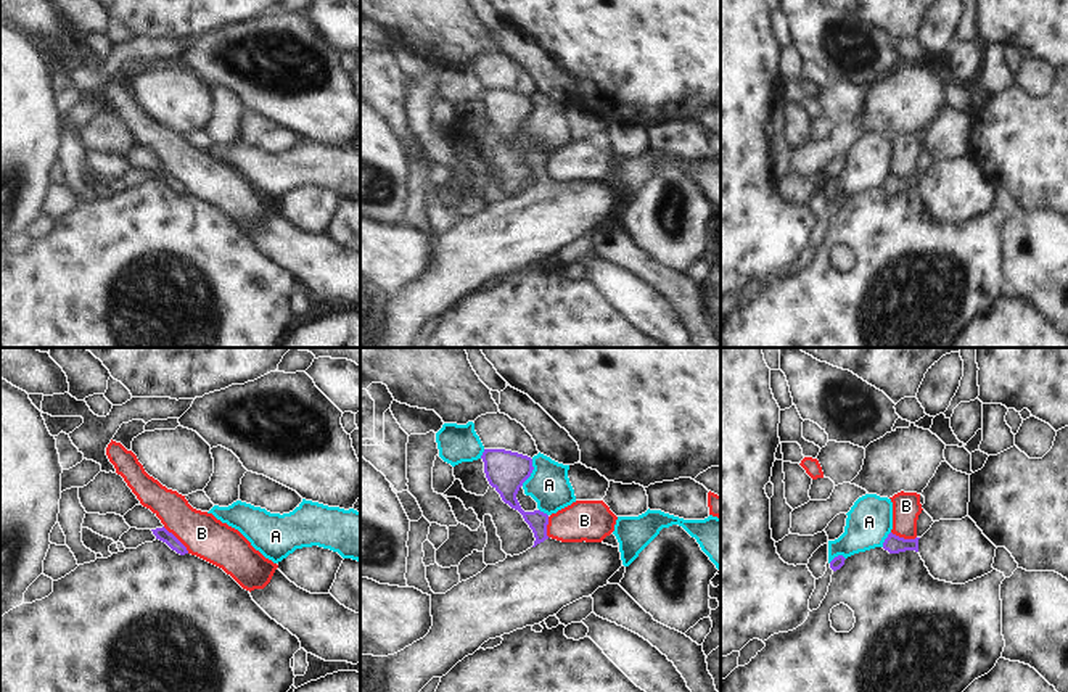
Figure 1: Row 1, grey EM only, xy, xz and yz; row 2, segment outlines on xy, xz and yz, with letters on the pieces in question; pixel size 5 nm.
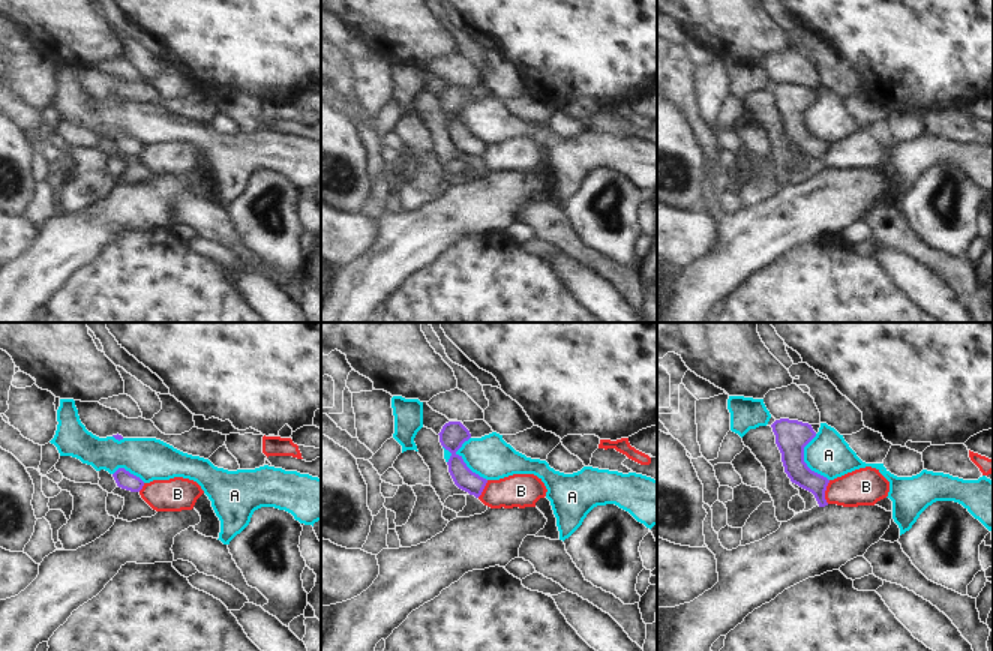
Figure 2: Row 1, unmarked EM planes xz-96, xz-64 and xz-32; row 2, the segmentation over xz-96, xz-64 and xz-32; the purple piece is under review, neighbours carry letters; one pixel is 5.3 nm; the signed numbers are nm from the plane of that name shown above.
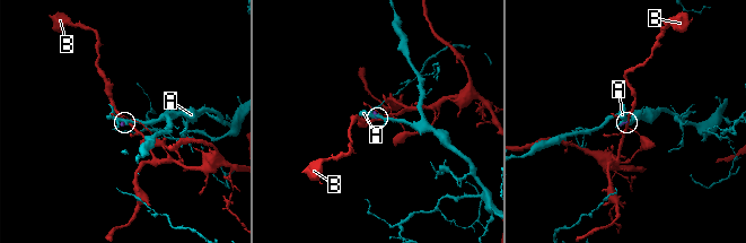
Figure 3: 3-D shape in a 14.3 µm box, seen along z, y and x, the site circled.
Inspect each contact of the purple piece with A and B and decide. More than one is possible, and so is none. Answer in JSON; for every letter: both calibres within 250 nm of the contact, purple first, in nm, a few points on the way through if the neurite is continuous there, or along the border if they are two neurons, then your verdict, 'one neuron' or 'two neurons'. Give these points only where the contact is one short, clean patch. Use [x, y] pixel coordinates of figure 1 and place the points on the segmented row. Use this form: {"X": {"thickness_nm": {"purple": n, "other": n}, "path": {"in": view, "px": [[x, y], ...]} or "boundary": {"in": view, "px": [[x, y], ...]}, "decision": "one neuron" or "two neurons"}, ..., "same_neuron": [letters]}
{"A": {"thickness_nm": {"purple": 200, "other": 200}, "decision": "two neurons"}, "B": {"thickness_nm": {"purple": 70, "other": 220}, "boundary": {"in": "xy", "px": [[163, 527], [188, 552]]}, "decision": "two neurons"}, "same_neuron": []}

